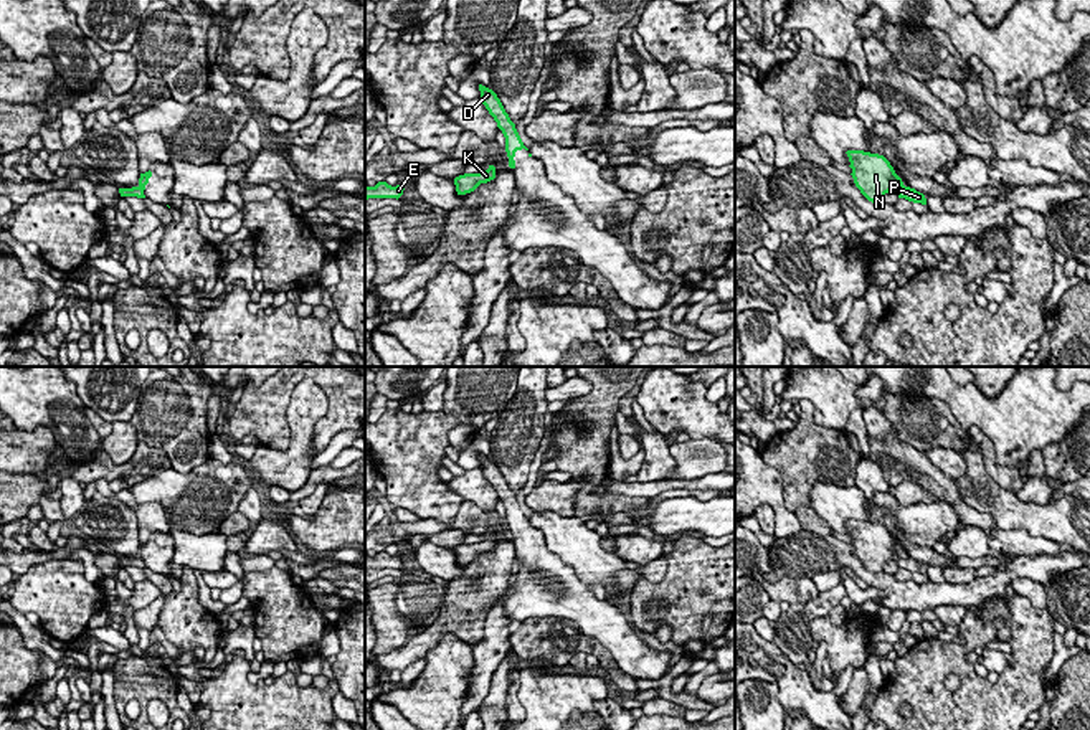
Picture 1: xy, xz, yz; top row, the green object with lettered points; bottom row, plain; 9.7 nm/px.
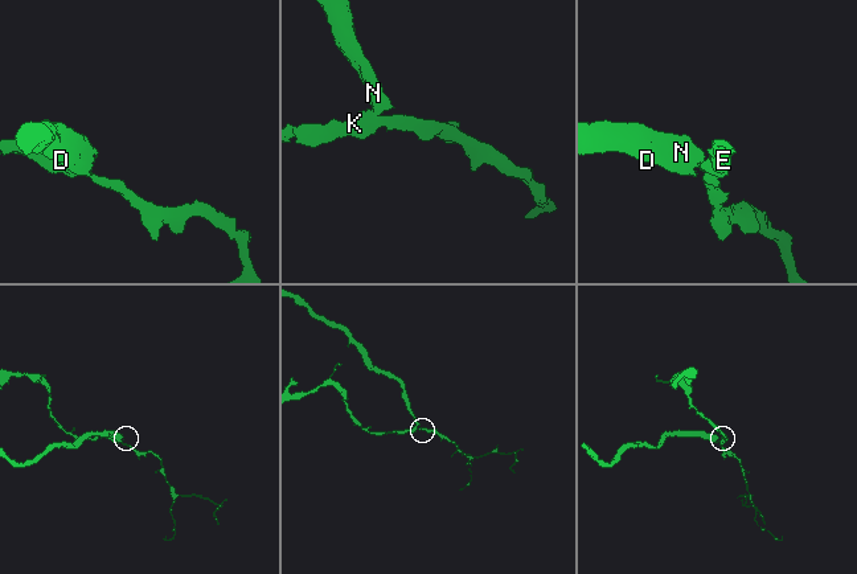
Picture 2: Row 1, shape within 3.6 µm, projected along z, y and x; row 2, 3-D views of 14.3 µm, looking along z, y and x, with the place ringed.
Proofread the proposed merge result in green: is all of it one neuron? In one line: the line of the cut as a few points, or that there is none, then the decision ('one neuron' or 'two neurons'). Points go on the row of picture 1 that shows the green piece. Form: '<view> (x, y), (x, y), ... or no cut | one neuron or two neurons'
yz (904, 185), (895, 190) | two neurons

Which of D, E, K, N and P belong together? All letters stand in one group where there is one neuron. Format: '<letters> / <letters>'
D N / E K P

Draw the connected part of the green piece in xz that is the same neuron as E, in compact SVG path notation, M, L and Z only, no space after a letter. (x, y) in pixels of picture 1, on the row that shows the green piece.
M378 182L375 187L365 187L365 200L368 198L400 198L403 195L403 187L391 187L386 182Z

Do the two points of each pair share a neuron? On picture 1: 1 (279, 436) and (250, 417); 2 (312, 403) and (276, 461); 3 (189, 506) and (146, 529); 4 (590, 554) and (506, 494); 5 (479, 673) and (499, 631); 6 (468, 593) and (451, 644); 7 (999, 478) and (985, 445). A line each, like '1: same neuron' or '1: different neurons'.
1: same neuron
2: same neuron
3: different neurons
4: different neurons
5: same neuron
6: different neurons
7: same neuron

